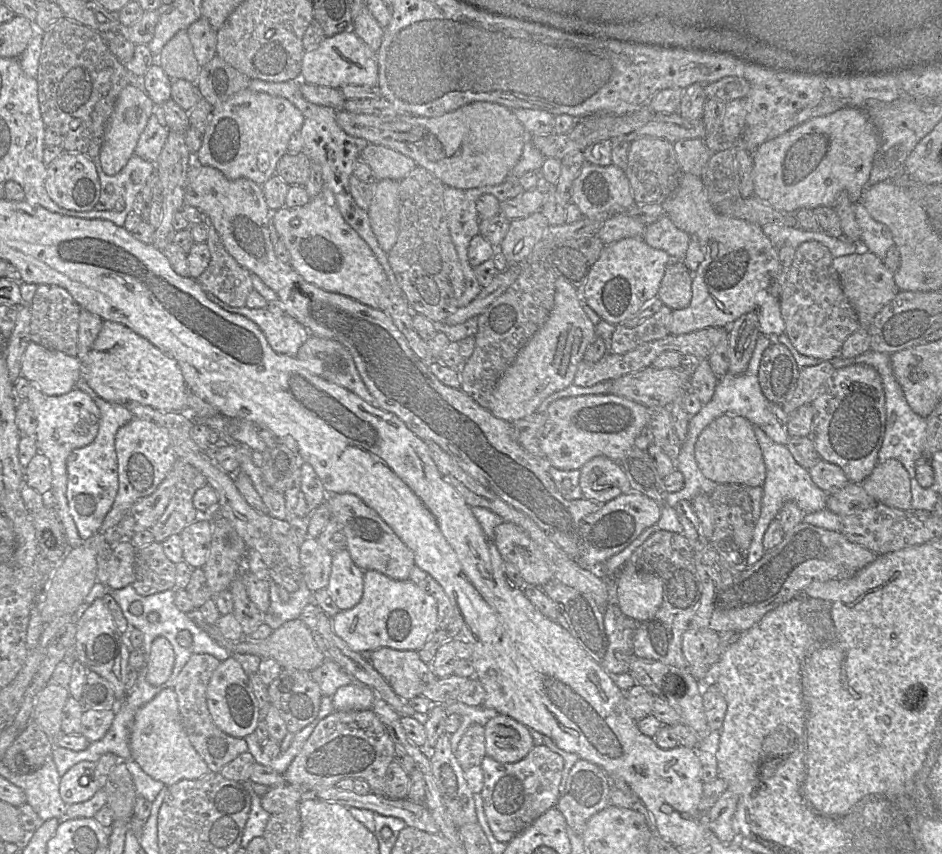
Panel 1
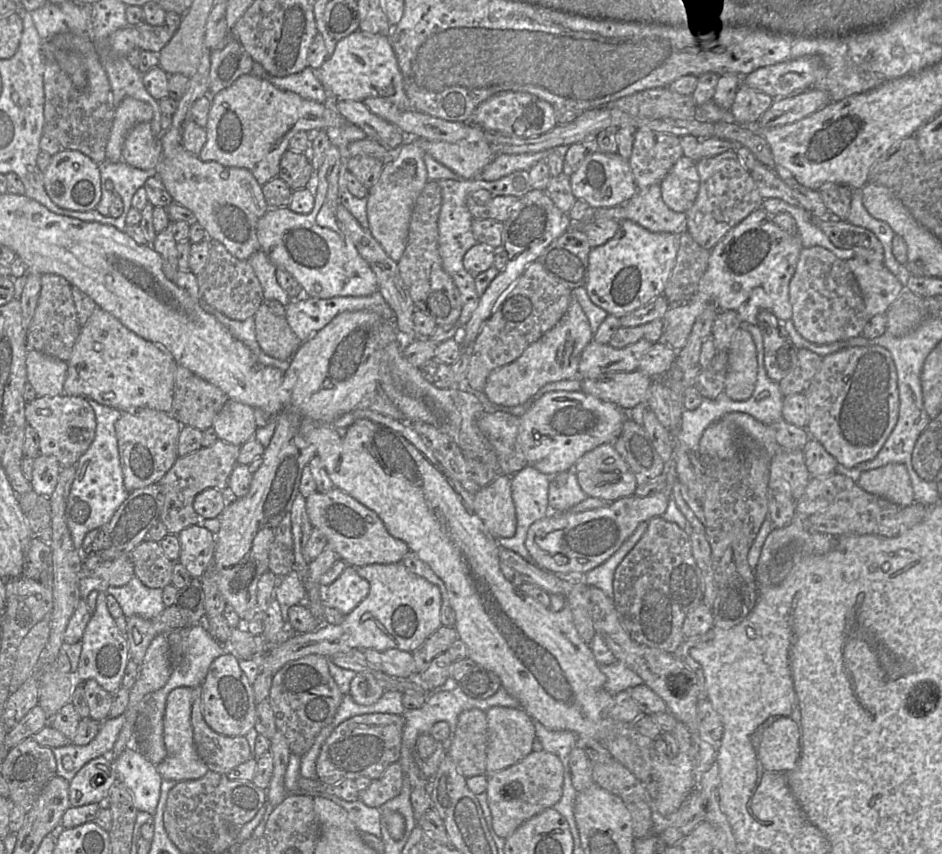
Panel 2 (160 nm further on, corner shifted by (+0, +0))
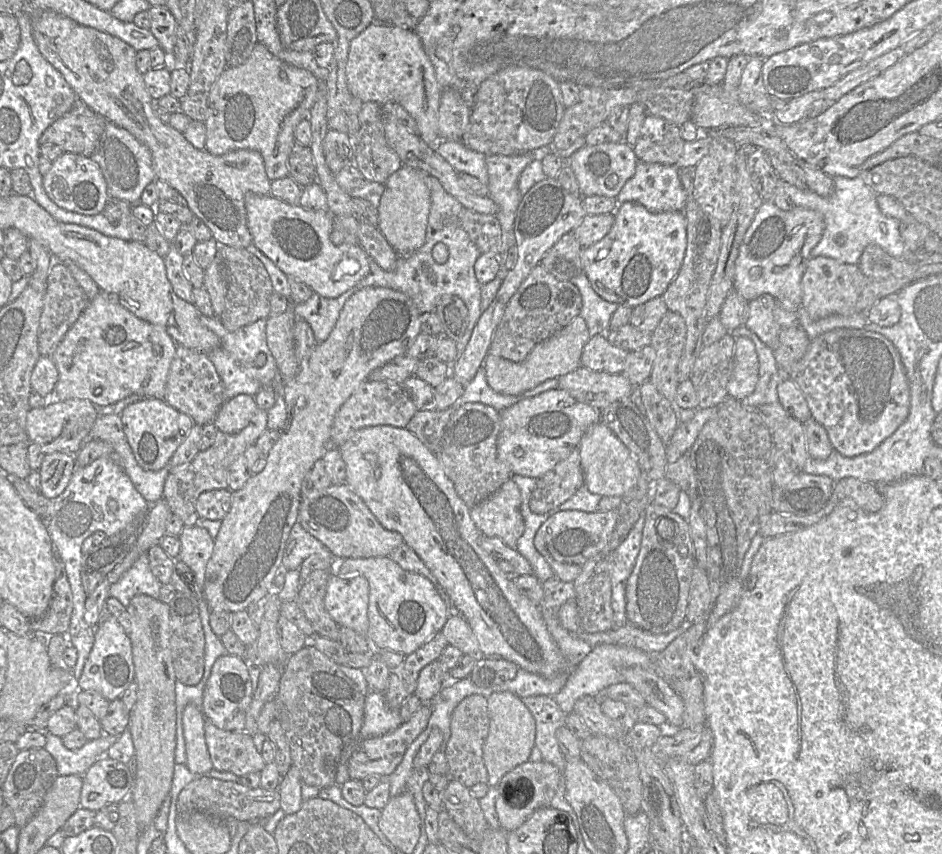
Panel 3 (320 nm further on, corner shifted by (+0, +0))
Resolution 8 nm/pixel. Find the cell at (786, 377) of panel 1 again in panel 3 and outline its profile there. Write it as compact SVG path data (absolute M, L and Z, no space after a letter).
M765 293L749 302L749 316L745 326L773 351L779 344L779 326L774 319L777 302Z

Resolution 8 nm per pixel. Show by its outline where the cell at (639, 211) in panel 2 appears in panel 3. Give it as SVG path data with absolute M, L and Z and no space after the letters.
M639 162L635 174L616 199L619 204L637 202L653 213L684 211L688 192L683 188L678 165Z

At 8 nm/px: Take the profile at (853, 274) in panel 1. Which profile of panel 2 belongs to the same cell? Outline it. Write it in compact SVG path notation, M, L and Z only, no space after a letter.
M857 256L846 263L857 280L869 318L886 313L905 288L883 263L867 263Z

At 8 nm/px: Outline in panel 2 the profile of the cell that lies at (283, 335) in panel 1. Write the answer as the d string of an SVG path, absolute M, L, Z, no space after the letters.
M200 300L200 306L207 313L212 314L220 323L222 323L236 339L243 342L256 355L260 363L267 366L277 367L283 372L288 369L291 359L279 360L273 358L264 353L260 348L256 339L255 319L253 317L249 317L242 321L233 320L203 300Z

